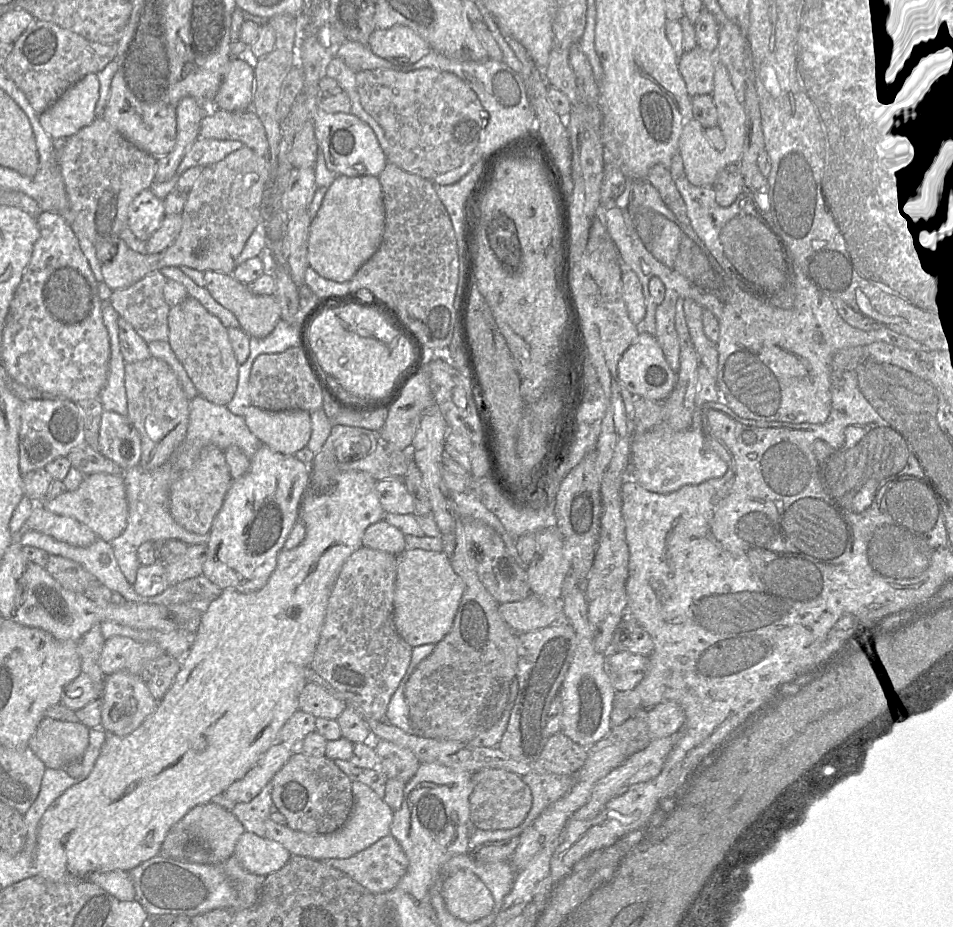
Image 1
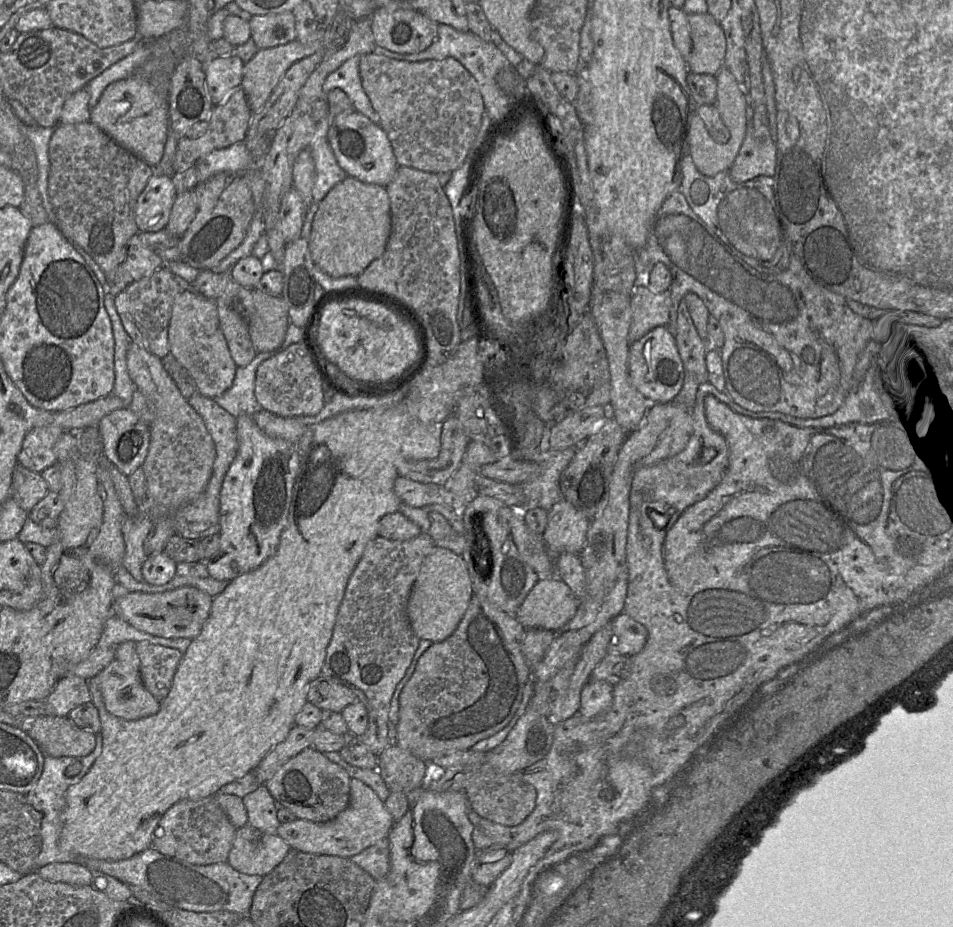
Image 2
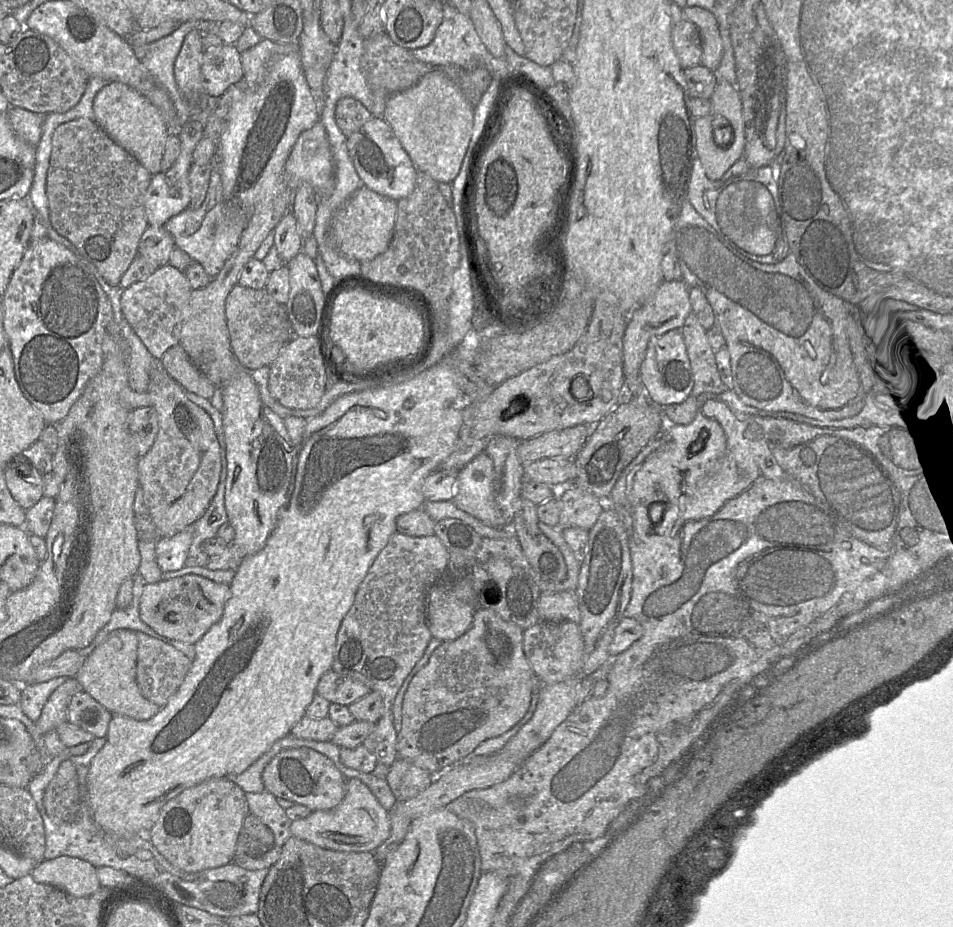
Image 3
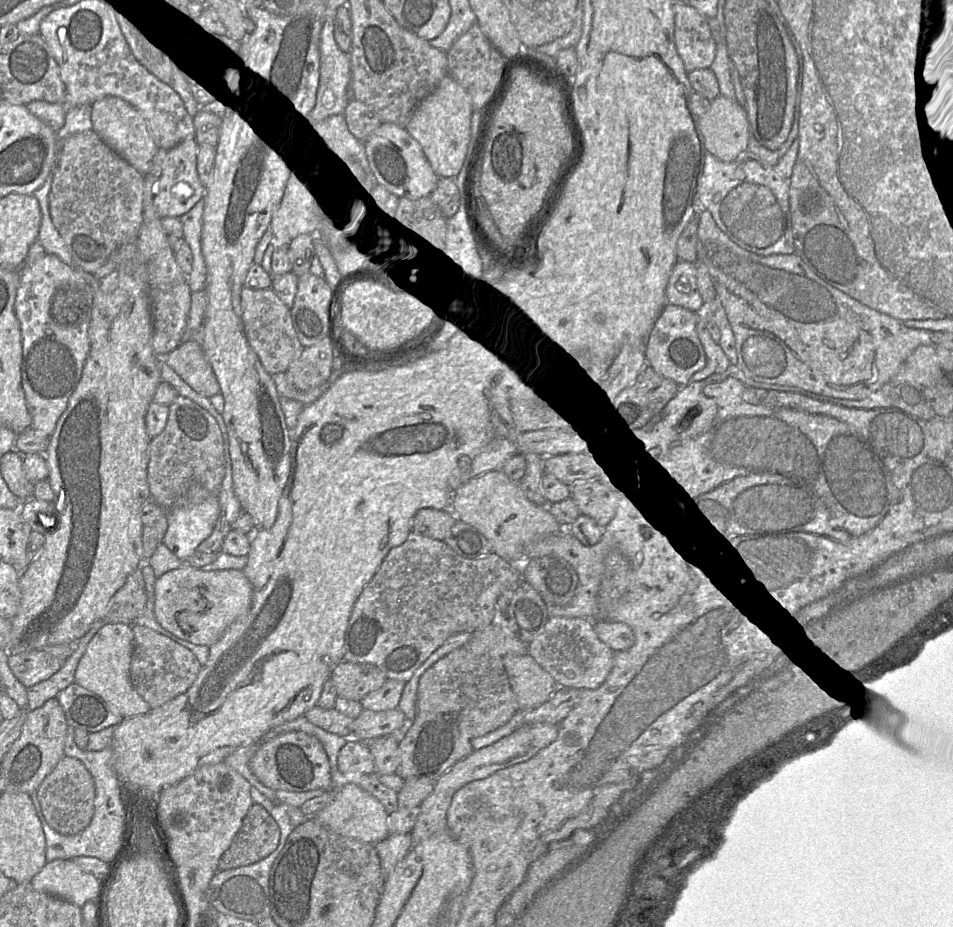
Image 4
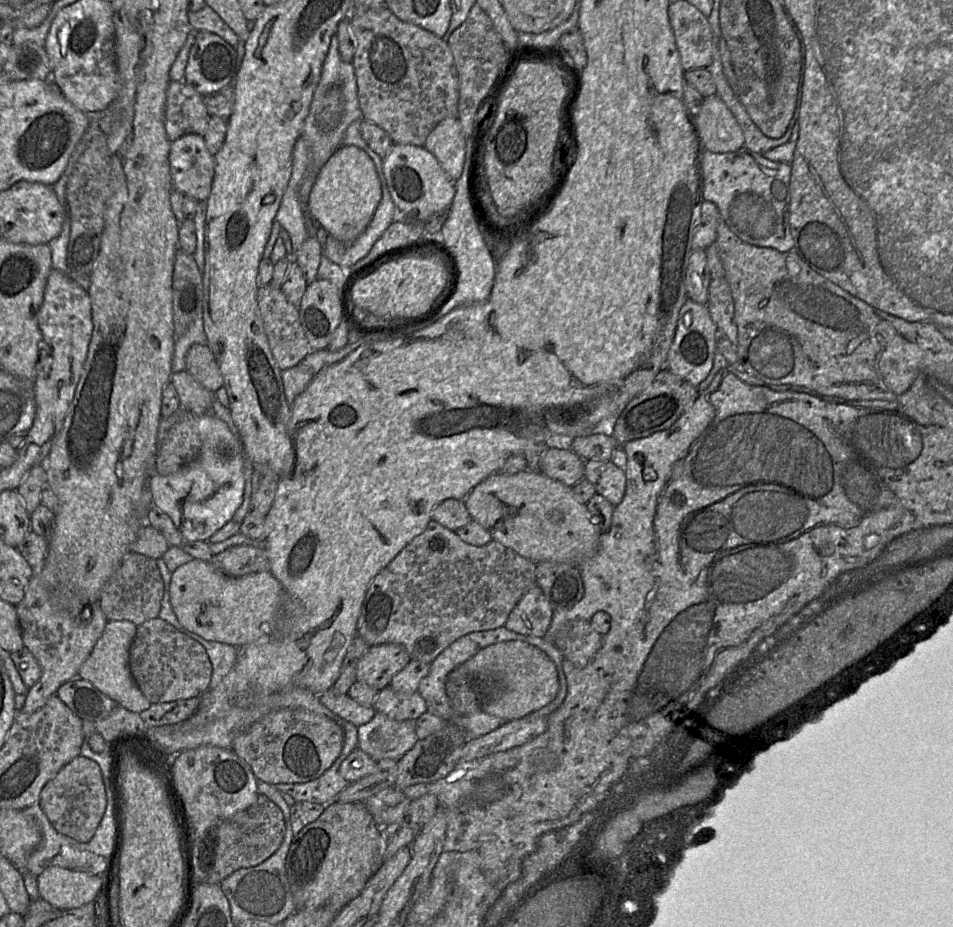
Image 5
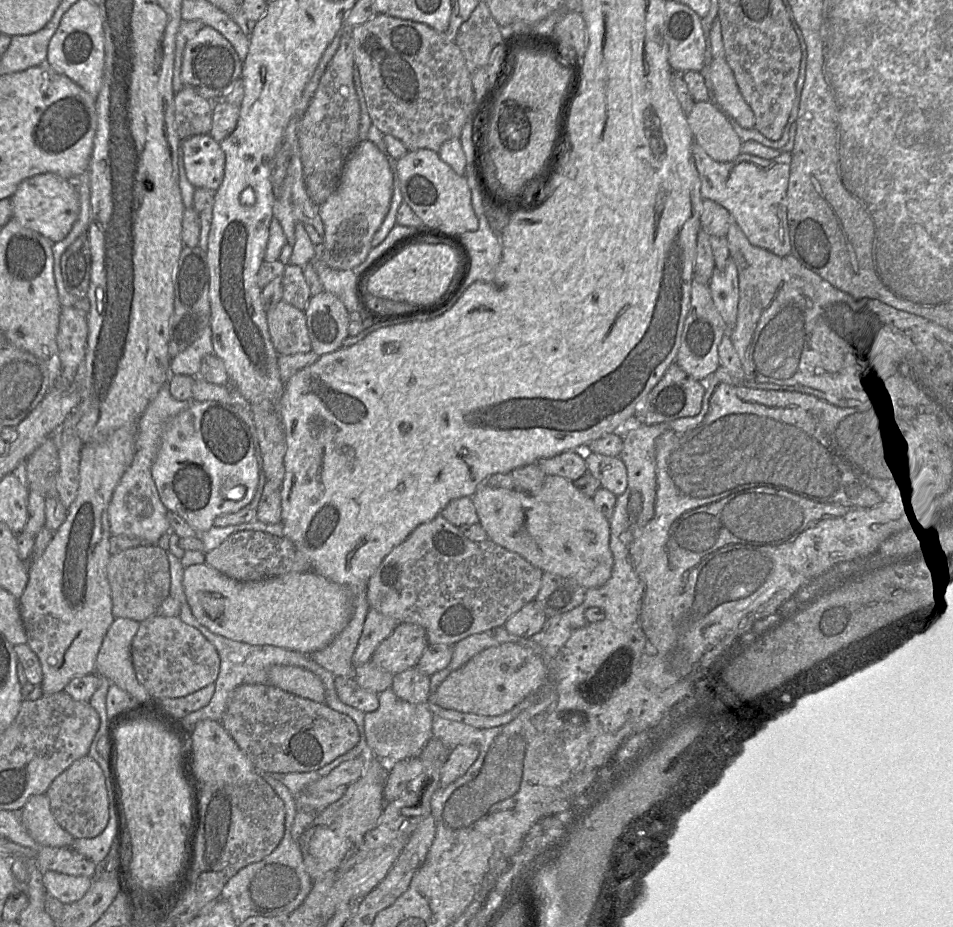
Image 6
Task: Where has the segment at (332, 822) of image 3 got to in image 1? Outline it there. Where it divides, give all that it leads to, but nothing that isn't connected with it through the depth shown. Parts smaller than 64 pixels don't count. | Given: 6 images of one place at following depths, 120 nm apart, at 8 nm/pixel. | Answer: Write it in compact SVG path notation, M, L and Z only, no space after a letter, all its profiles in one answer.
M352 782L354 805L345 824L338 830L327 834L308 834L293 830L287 825L274 823L270 818L265 822L265 838L284 846L292 856L314 860L345 859L368 848L376 841L390 834L393 811L369 786L362 782Z

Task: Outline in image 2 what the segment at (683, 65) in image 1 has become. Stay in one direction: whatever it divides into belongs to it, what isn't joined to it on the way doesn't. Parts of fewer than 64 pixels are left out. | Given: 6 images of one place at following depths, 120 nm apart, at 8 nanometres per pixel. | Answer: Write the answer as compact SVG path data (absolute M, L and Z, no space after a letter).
M709 13L688 14L692 50L686 59L688 71L716 76L726 50L724 32Z

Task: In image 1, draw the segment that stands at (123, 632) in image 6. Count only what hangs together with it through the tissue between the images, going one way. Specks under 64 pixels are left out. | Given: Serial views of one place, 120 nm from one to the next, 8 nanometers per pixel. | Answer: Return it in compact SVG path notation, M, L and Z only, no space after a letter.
M126 671L106 675L102 689L102 710L100 727L106 733L127 736L137 729L156 709L156 701L141 676Z

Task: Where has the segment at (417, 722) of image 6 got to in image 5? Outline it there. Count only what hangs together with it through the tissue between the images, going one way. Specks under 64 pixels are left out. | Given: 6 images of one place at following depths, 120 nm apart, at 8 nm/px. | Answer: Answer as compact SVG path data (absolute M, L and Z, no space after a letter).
M376 712L369 722L358 727L357 748L375 762L398 760L418 741L415 721L397 721Z

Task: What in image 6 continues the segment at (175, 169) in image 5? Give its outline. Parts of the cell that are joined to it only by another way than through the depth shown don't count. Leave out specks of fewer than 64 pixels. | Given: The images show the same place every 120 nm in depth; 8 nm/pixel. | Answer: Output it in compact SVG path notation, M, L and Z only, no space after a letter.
M199 134L180 143L187 179L195 188L216 191L222 183L225 153L209 134Z

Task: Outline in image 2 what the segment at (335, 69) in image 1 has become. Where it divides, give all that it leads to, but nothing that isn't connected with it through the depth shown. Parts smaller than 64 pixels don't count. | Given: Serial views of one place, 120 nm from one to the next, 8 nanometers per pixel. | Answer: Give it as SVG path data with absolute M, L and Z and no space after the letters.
M360 55L353 56L331 72L326 77L322 87L323 97L325 98L332 89L339 88L348 95L354 111L360 112L372 122L380 124L379 114L374 110L362 87L359 72L360 60Z

